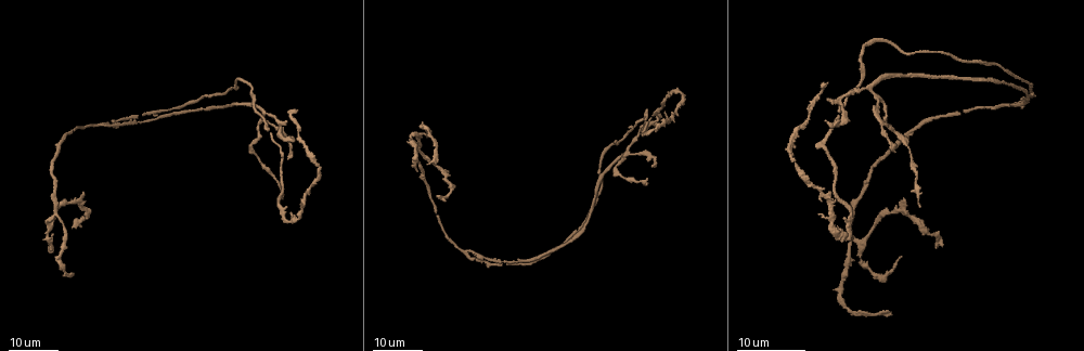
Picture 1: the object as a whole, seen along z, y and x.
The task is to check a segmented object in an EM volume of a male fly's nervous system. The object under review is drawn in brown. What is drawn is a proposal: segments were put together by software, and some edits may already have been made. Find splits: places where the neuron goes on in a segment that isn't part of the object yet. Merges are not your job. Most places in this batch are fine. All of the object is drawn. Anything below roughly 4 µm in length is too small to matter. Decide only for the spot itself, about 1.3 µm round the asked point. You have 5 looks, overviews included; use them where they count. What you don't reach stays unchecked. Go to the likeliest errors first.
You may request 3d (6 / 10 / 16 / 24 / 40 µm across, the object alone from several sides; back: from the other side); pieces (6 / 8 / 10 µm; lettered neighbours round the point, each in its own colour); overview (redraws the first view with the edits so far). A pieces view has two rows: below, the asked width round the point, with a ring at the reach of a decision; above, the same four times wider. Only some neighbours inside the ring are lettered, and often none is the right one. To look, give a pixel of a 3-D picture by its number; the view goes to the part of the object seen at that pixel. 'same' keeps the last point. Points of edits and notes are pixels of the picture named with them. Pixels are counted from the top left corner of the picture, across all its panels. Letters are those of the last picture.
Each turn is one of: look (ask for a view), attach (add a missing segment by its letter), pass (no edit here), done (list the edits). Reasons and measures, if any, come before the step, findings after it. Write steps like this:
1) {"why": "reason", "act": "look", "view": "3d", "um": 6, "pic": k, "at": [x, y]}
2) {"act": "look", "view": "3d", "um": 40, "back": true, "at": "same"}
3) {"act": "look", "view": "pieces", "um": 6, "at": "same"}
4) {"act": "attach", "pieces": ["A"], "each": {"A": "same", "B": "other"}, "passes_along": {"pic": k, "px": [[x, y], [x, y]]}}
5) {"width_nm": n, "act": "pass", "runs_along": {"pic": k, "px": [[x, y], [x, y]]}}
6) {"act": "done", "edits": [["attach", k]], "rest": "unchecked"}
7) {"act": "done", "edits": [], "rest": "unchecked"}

{"why": "free end", "act": "look", "view": "3d", "um": 16, "pic": 1, "at": [145, 113]}

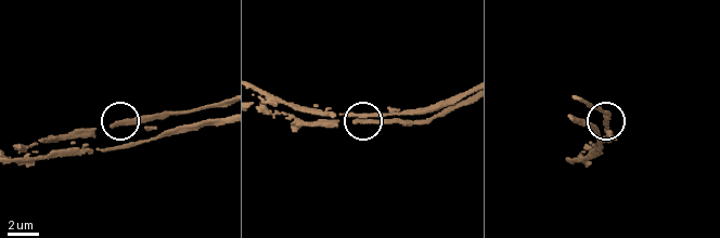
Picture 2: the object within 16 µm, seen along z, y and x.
{"why": "what lies round it", "act": "look", "view": "pieces", "um": 6, "pic": 2, "at": [114, 124]}

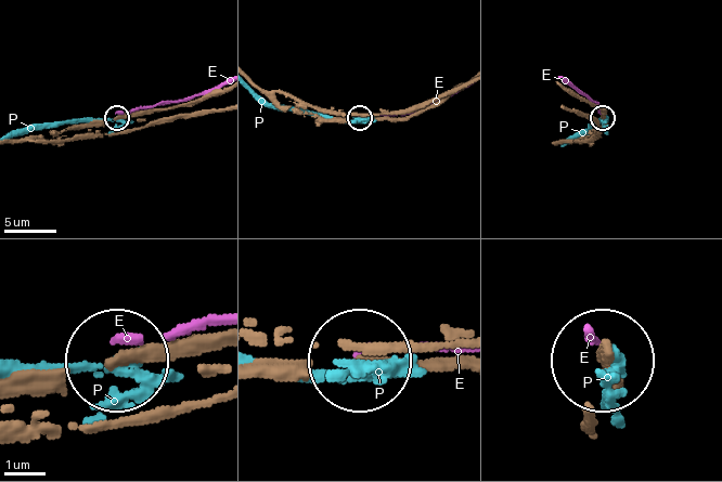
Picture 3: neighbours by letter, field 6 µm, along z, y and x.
{"act": "pass", "each": {"E": "other", "P": "other"}, "runs_along": {"pic": 3, "px": [[211, 337], [121, 354]]}, "found": "no lettered segment goes on from it"}

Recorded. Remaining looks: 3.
{"why": "free end", "act": "look", "view": "3d", "um": 16, "pic": 1, "at": [825, 85]}

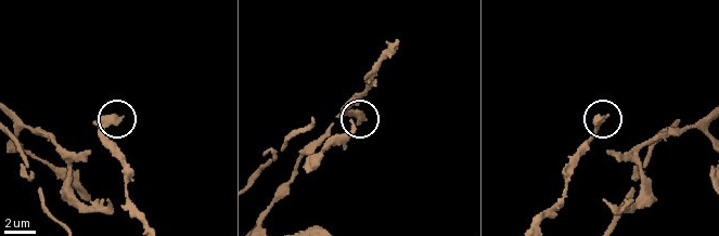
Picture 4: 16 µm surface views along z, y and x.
{"act": "look", "view": "pieces", "um": 10, "pic": 4, "at": [599, 119]}

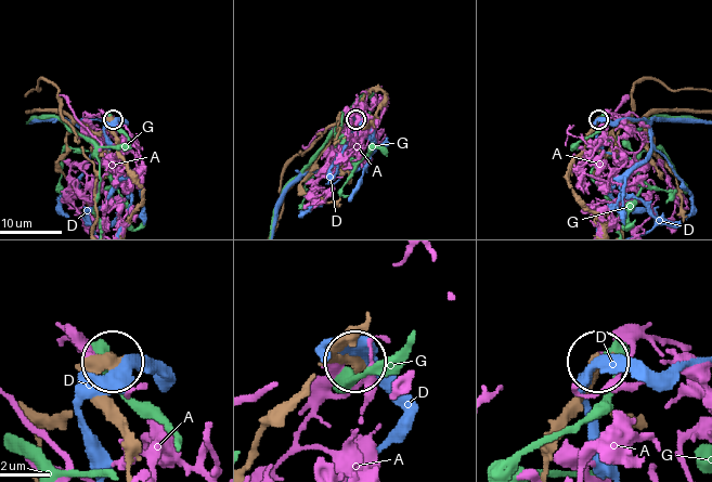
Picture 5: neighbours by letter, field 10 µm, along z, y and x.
{"act": "pass", "each": {"A": "other", "D": "other", "G": "other"}, "runs_along": {"pic": 5, "px": [[129, 461], [121, 418], [94, 388], [108, 365]]}, "found": "none of them fits"}

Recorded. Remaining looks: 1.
{"act": "done", "edits": [], "rest": "unchecked"}

